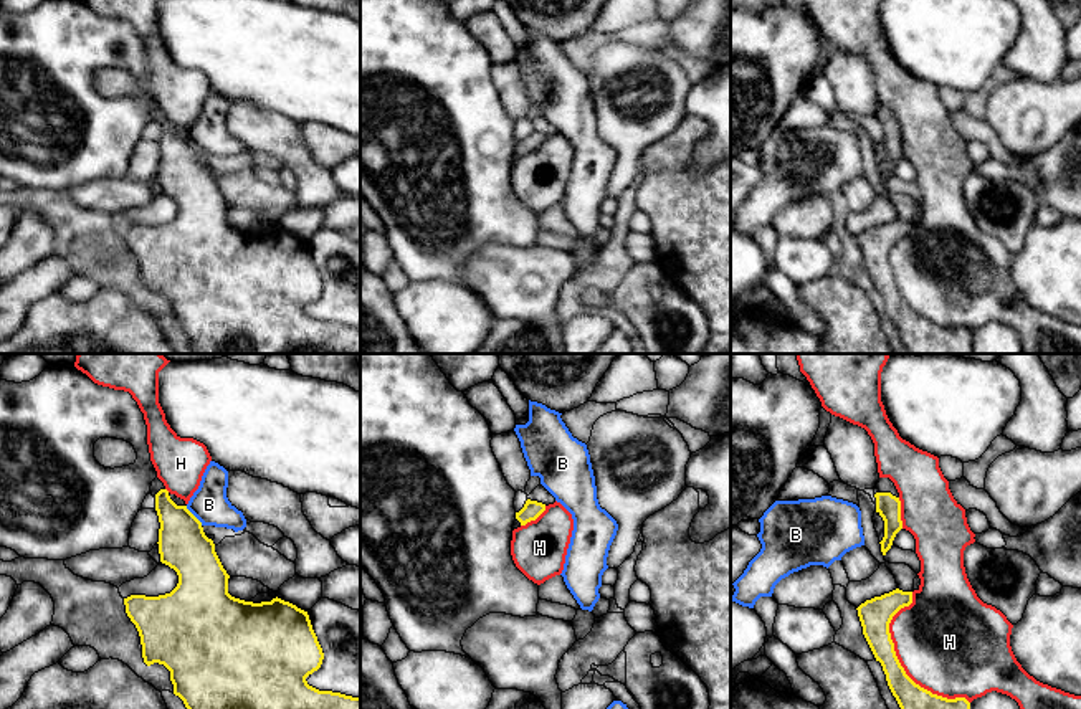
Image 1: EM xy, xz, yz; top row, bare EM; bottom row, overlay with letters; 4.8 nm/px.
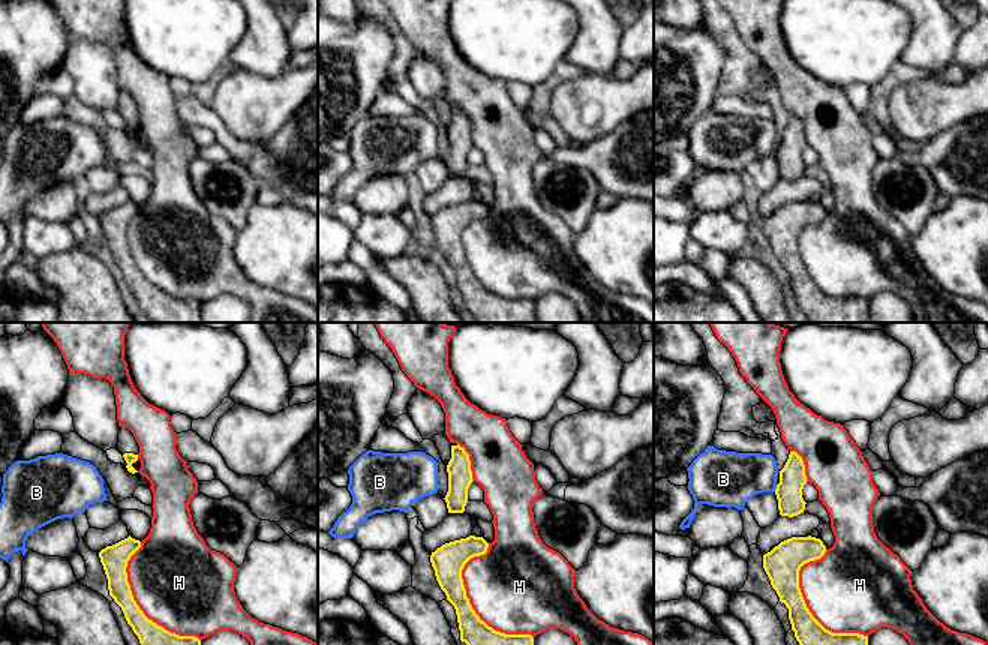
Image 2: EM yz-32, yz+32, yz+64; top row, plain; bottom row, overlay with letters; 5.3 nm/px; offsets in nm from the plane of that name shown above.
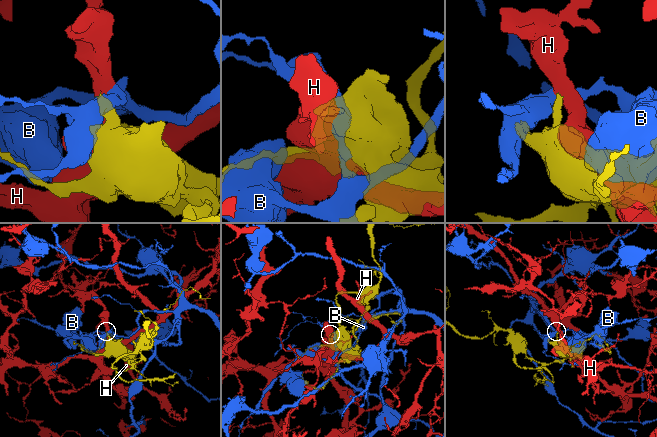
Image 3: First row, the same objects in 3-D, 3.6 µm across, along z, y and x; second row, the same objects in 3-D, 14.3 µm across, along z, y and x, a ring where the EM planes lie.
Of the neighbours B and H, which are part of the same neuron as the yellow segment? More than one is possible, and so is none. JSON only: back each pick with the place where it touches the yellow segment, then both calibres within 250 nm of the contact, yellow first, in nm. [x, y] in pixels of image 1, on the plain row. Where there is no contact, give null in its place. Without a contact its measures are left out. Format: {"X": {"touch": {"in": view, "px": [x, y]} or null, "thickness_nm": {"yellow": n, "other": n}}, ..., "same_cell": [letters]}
{"same_cell": []}

